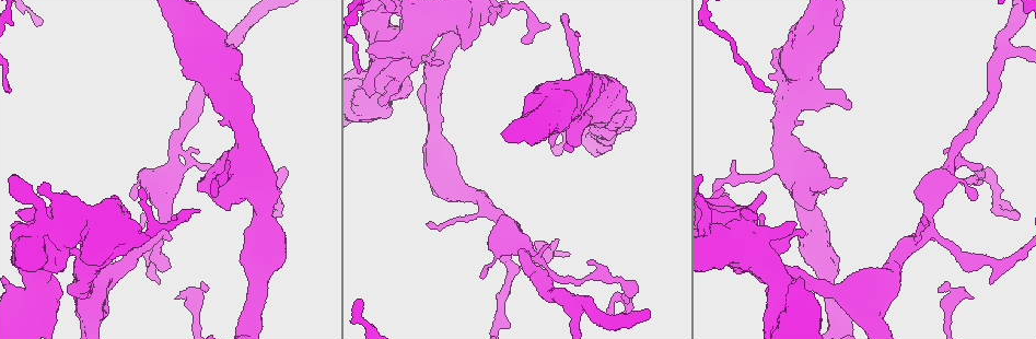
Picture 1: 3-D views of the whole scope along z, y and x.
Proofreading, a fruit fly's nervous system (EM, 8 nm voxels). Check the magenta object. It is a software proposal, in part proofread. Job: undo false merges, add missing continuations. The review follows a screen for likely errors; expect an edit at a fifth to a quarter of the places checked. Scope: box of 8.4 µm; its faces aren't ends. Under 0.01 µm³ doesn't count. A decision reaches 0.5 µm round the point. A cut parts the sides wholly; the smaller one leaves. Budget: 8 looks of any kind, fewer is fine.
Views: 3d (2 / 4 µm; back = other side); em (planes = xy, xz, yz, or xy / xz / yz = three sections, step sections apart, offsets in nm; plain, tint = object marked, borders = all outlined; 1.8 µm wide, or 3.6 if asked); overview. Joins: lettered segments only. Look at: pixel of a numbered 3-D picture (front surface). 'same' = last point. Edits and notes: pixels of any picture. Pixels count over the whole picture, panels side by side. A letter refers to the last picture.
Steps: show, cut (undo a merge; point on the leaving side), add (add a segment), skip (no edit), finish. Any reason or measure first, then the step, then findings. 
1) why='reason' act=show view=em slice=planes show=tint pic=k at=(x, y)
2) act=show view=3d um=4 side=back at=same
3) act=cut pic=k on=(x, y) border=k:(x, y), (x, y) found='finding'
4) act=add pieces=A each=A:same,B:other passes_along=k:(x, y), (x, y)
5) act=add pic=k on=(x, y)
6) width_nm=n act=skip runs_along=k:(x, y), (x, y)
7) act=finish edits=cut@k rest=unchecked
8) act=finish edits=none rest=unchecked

why='free end' act=show view=em slice=yz step=4 show=tint pic=1 at=(177, 299)

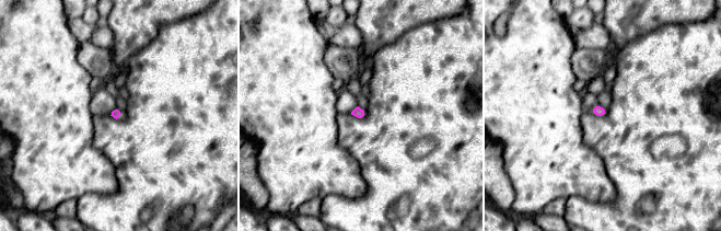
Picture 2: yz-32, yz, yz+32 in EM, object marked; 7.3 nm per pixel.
act=show view=em slice=planes show=borders at=same

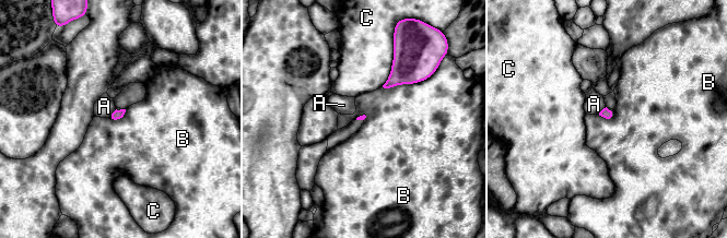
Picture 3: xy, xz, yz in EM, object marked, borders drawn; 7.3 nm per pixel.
longest_contact=B:360nm act=skip each=A:other,B:other,C:other found='no lettered segment goes on from it'

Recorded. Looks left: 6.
why='branch stops here' act=show view=3d um=2 pic=1 at=(944, 152)

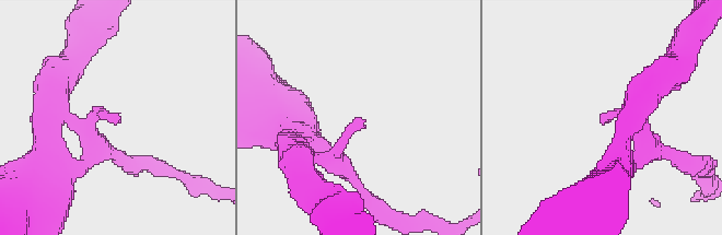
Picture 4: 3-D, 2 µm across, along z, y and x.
act=show view=em slice=planes show=borders pic=4 at=(359, 119)

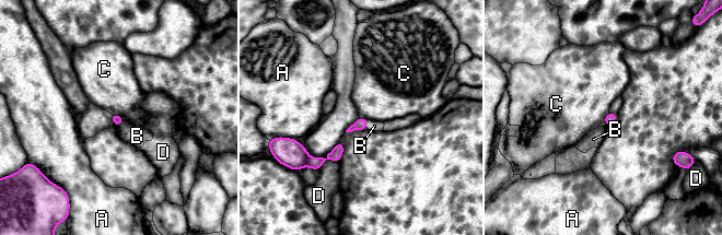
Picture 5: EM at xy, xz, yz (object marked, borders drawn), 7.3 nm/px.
act=skip each=A:other,B:other,C:other,D:other border=5:(111, 113), (116, 113), (124, 119) found='none of them fits'

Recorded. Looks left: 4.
why='sharp bend' act=show view=em um=3.6 slice=planes show=borders pic=1 at=(410, 16)

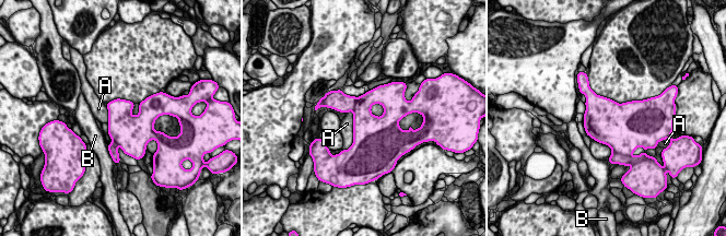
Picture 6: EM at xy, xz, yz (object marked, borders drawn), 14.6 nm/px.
longest_contact=A:600nm act=cut pic=6 on=(340, 102) each=A:other,B:other found='a second neuron is stuck on'

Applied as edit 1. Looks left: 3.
act=finish edits=cut@6 rest=unchecked

